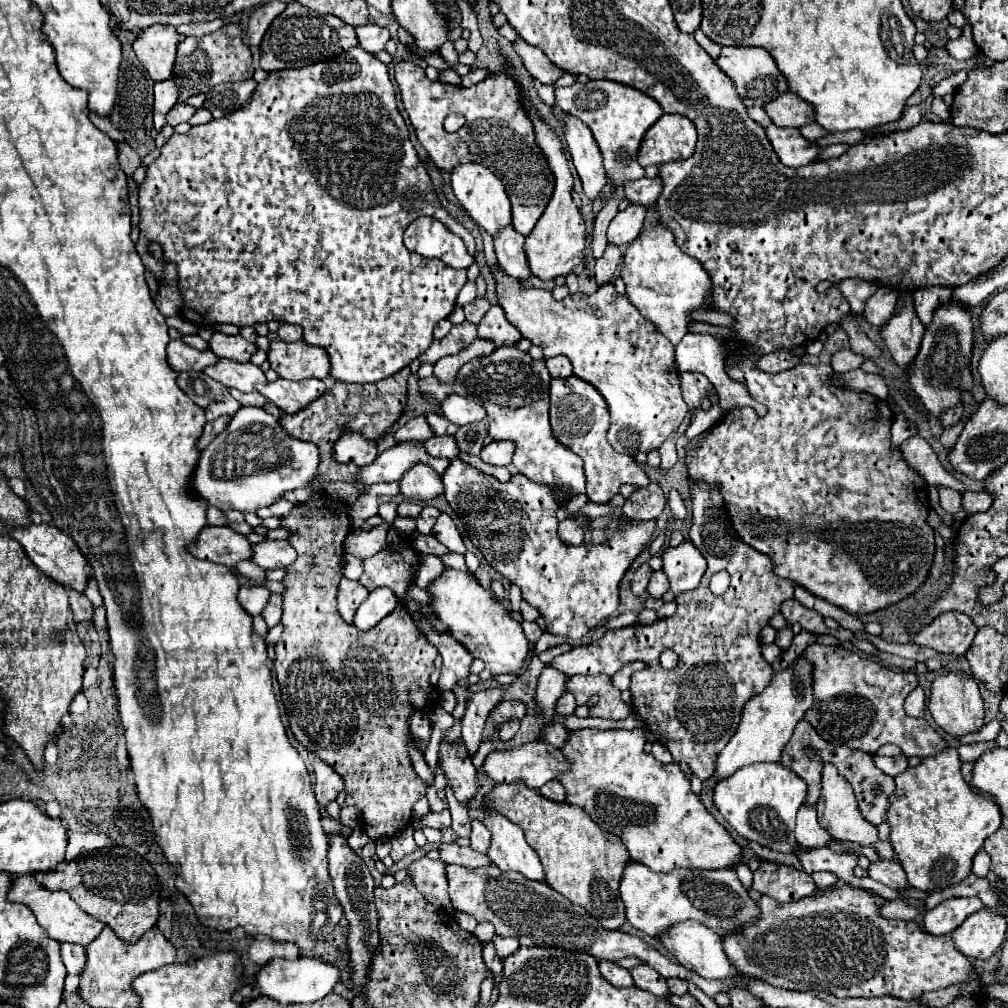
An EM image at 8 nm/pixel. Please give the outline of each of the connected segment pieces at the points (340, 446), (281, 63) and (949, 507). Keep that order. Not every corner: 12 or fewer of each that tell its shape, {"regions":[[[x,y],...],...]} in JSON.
{"regions":[[[346,432],[334,444],[338,462],[372,464],[376,444],[358,432]],[[298,2],[264,34],[260,68],[302,68],[358,46],[354,26]],[[946,486],[938,488],[940,506],[956,514],[960,510],[960,492]]]}

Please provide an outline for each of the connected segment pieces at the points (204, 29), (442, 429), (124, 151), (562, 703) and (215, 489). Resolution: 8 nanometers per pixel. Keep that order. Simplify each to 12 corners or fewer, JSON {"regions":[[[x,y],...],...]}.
{"regions":[[[222,18],[178,26],[184,36],[202,38],[224,26]],[[428,414],[426,420],[434,434],[454,436],[458,426],[448,424],[440,414]],[[118,146],[120,166],[132,176],[140,166],[140,156],[128,146]],[[570,692],[556,702],[558,716],[570,716],[576,710],[574,696]],[[242,406],[202,450],[192,490],[256,512],[312,484],[320,454]]]}

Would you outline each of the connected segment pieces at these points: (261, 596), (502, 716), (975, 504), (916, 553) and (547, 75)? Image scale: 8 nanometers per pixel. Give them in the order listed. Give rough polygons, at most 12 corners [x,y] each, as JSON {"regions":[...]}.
{"regions":[[[242,584],[238,602],[258,616],[272,592],[264,586]],[[504,700],[486,720],[484,738],[510,718],[522,718],[526,704]],[[964,492],[966,514],[986,512],[992,504],[988,492]],[[828,364],[686,452],[774,572],[854,616],[934,564],[892,410]],[[514,42],[516,52],[538,82],[554,84],[564,74],[542,50]]]}

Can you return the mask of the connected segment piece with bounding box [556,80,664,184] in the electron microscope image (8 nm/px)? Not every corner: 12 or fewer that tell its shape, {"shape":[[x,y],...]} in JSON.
{"shape":[[612,80],[556,88],[602,150],[610,182],[644,176],[636,152],[664,114]]}

